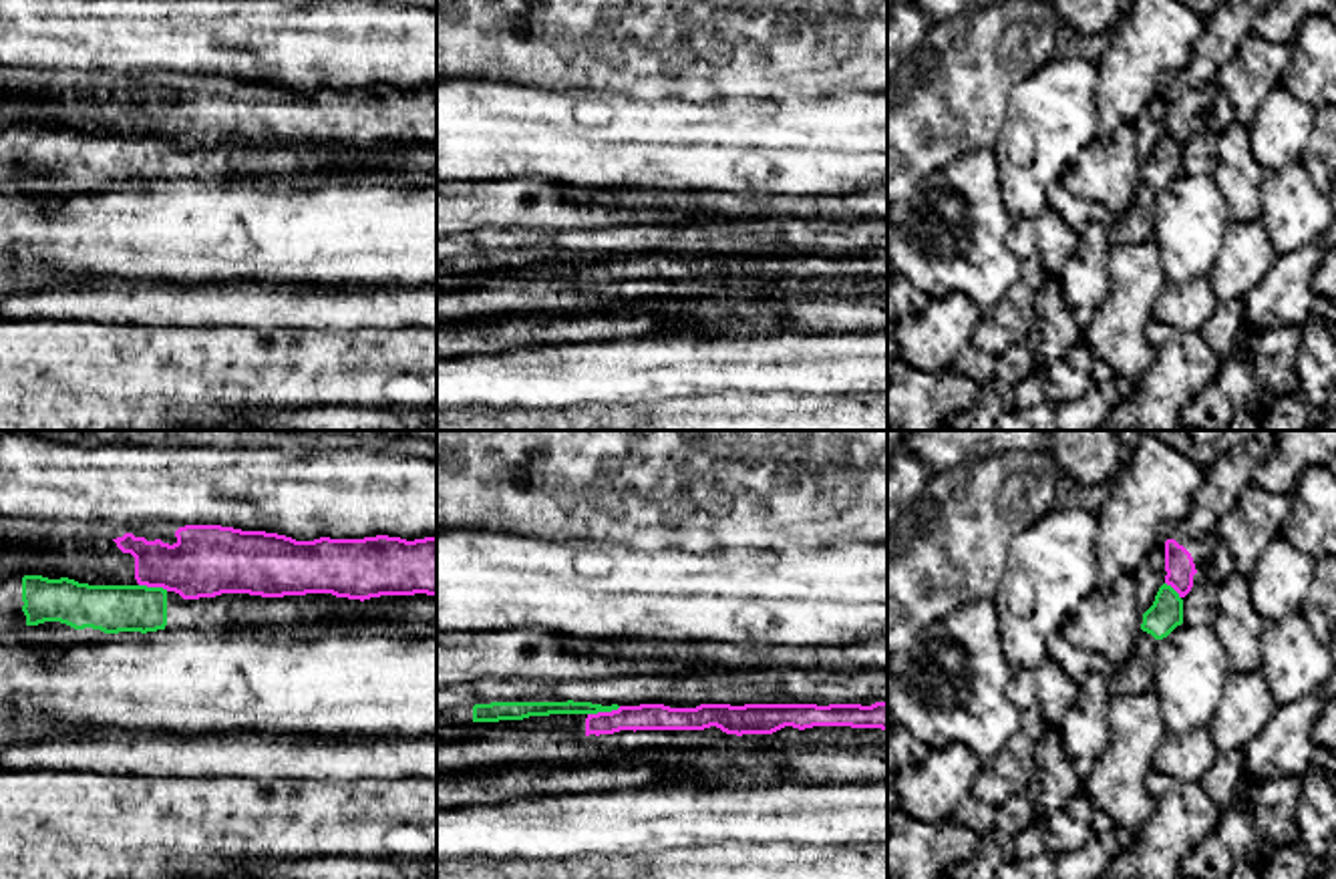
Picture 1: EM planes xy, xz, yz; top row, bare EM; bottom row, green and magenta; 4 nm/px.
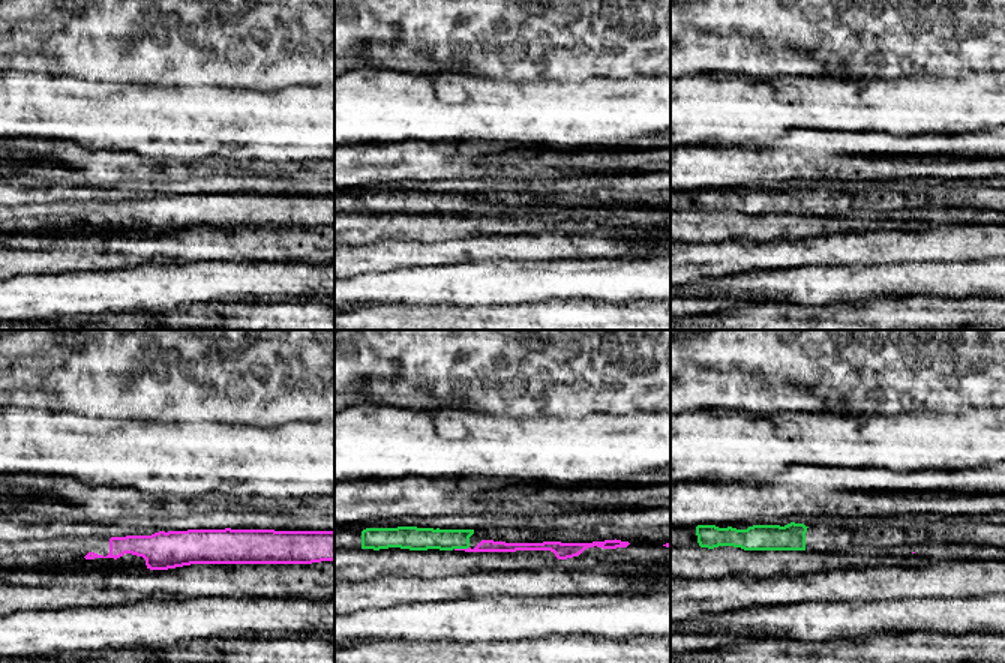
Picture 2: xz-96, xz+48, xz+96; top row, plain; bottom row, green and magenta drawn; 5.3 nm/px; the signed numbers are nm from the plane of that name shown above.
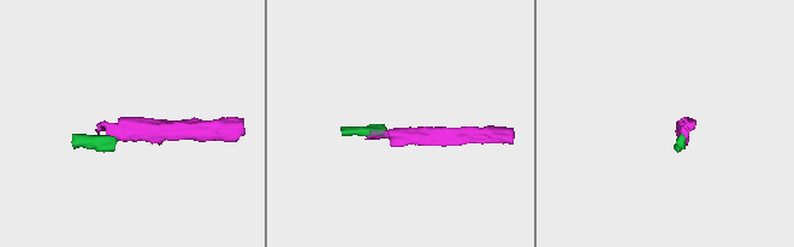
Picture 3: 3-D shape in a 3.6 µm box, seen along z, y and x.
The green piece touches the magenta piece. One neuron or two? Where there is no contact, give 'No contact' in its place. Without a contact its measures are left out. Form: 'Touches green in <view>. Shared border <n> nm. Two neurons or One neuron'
Touches green in xz. Shared border 140 nm. Two neurons

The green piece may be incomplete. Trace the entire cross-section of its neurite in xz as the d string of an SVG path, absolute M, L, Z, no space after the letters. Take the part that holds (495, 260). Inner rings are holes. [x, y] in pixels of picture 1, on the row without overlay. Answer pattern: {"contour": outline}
{"contour": "M491 251L475 255L453 255L437 261L437 278L467 276L471 272L523 270L549 263L598 263L618 259L618 253L602 255L592 251Z"}

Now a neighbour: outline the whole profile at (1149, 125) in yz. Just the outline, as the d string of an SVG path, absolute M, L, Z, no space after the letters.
M1165 91L1157 95L1133 123L1137 131L1137 157L1147 161L1165 133Z

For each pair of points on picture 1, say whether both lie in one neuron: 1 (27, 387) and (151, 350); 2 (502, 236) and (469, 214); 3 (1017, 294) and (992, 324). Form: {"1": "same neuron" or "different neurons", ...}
{"1": "same neuron", "2": "different neurons", "3": "same neuron"}

